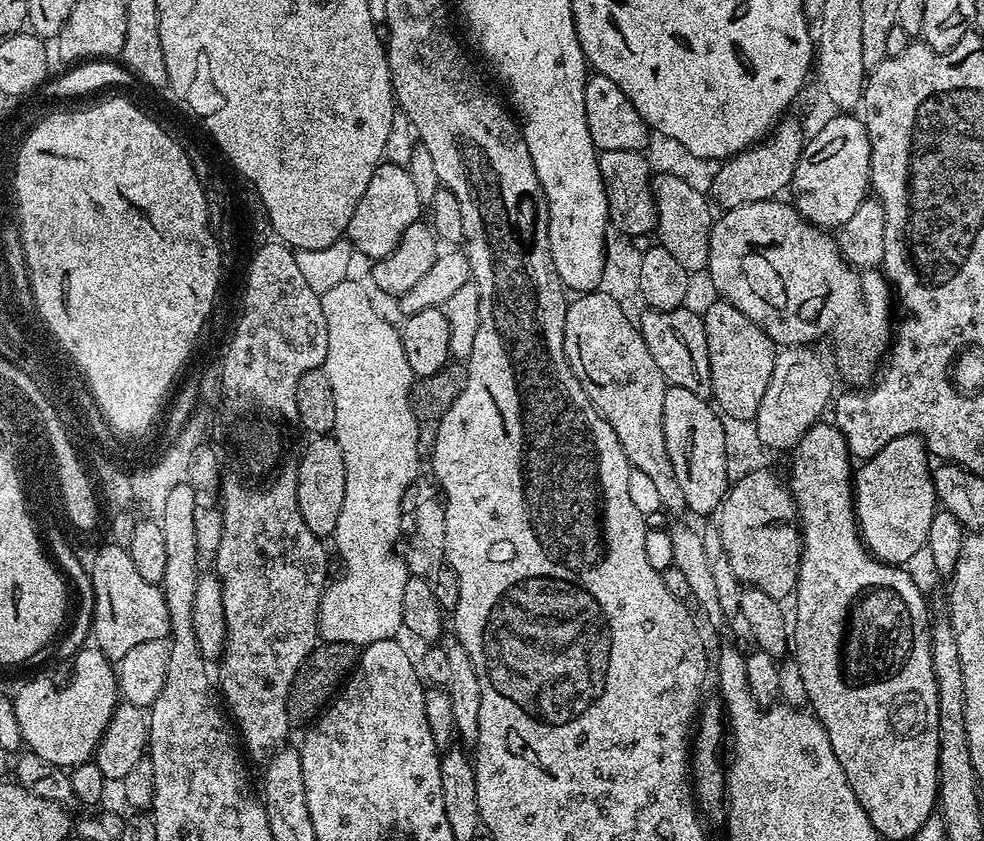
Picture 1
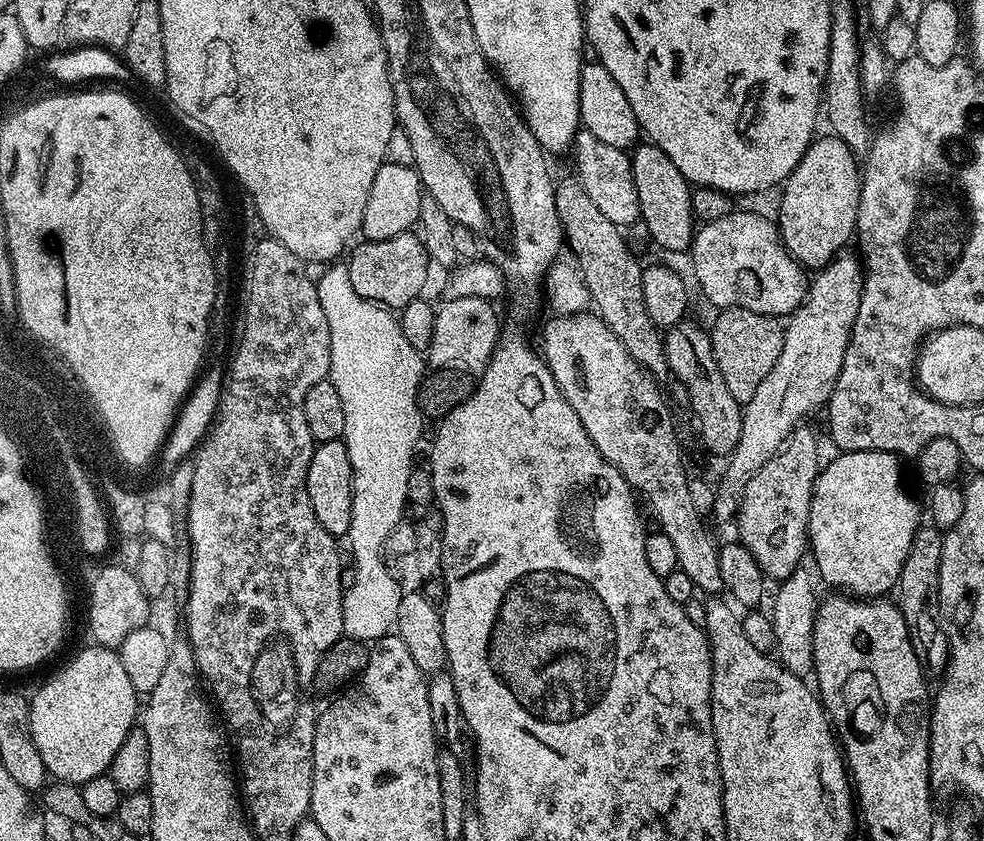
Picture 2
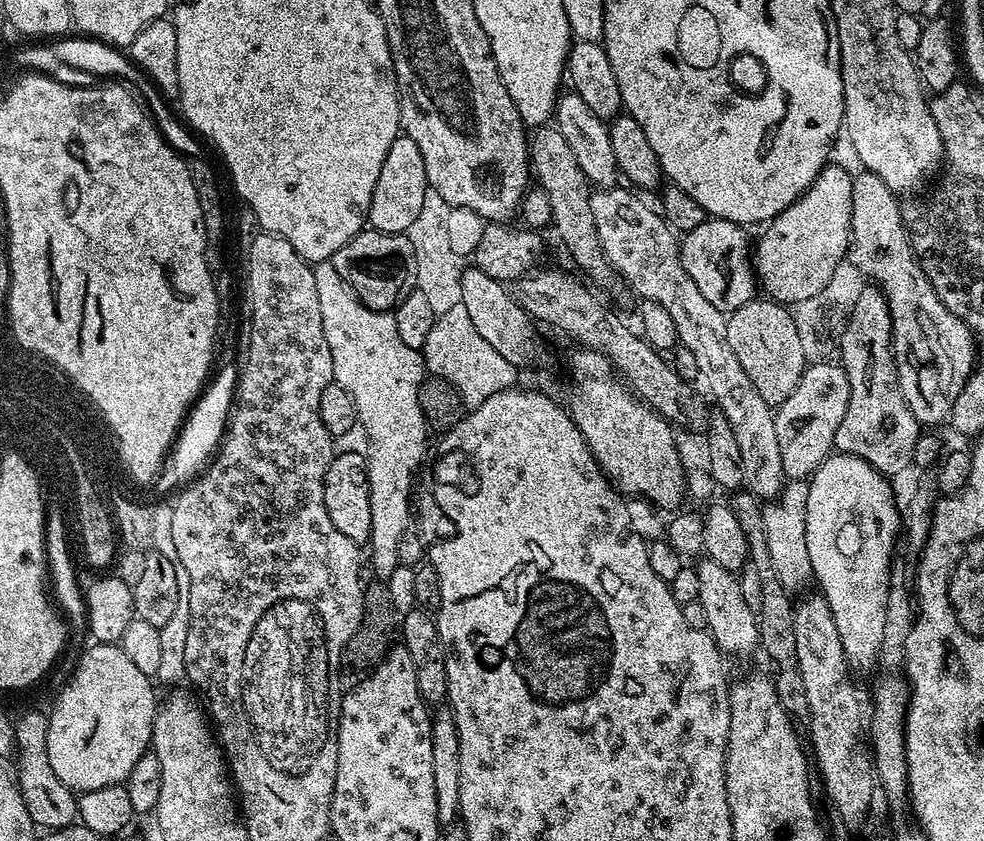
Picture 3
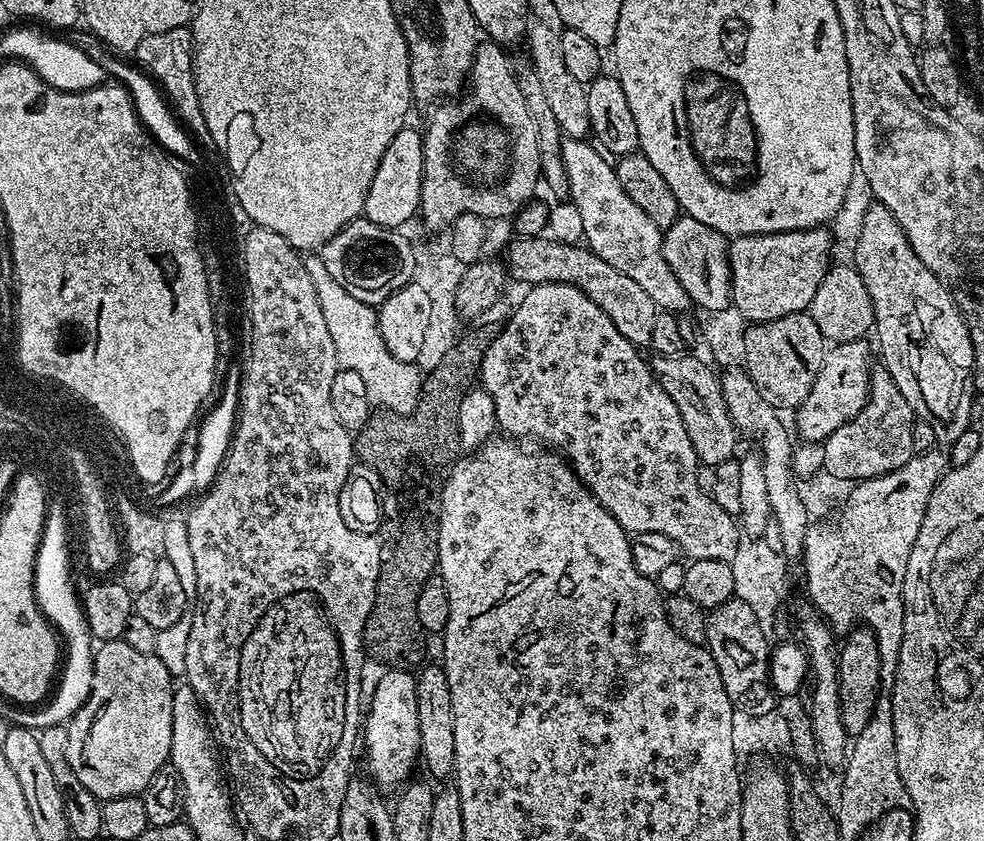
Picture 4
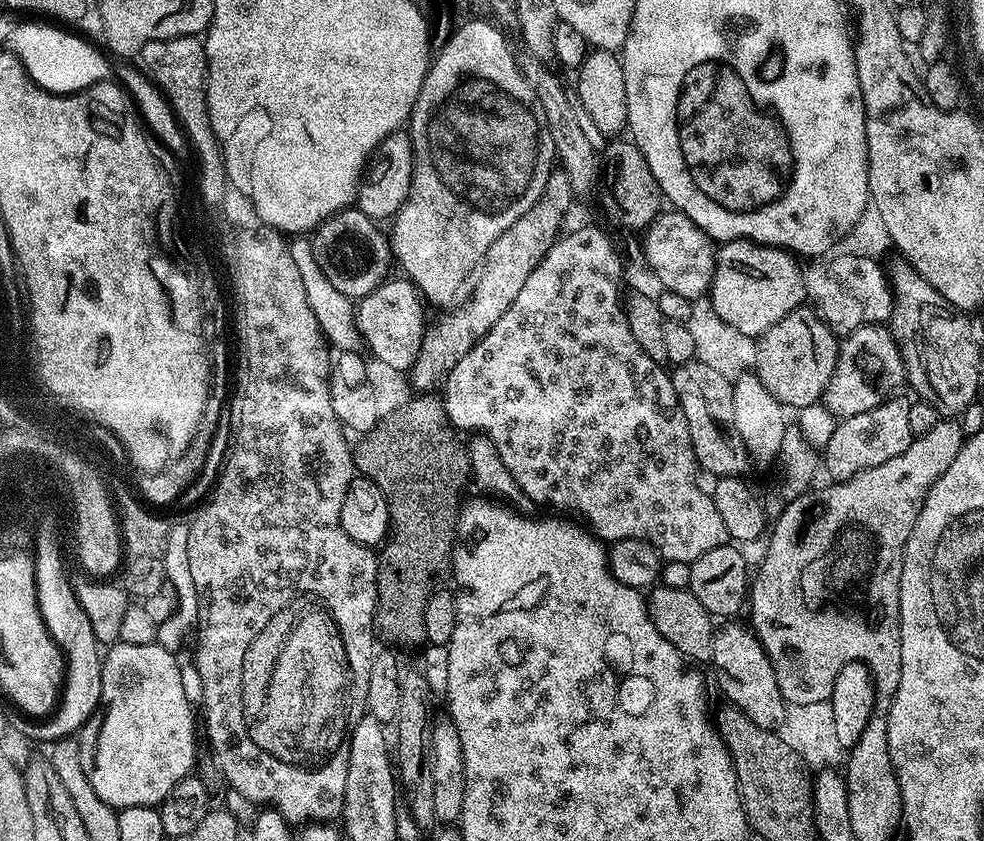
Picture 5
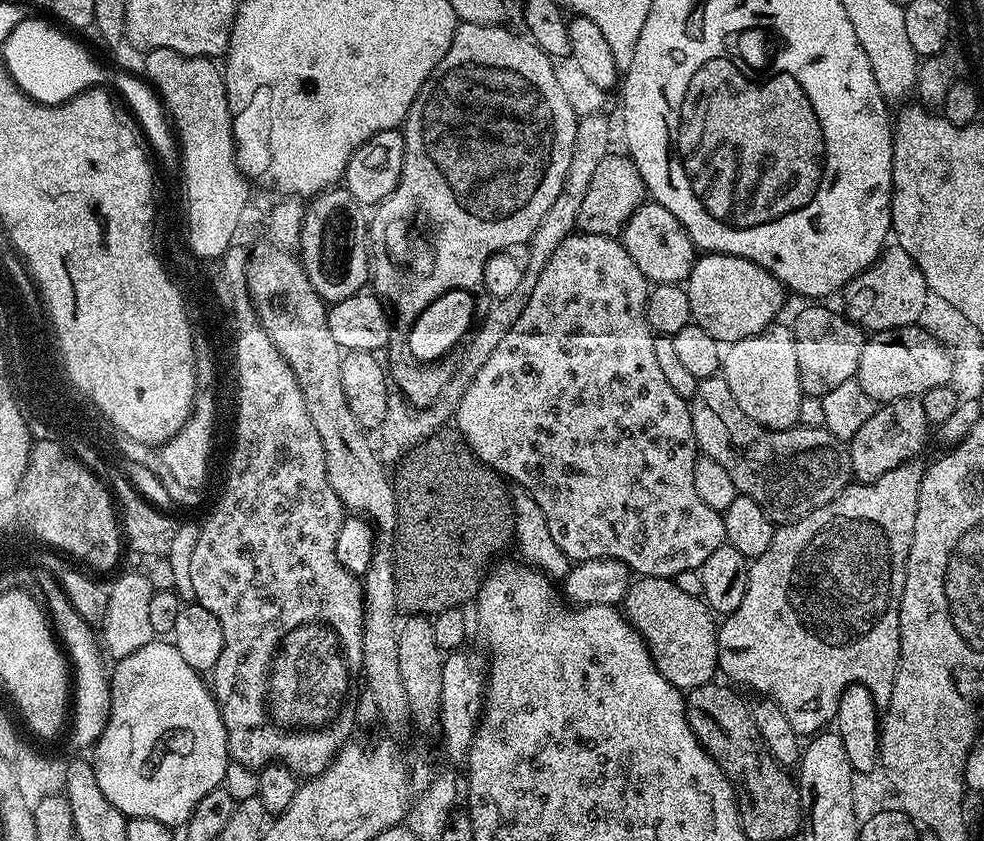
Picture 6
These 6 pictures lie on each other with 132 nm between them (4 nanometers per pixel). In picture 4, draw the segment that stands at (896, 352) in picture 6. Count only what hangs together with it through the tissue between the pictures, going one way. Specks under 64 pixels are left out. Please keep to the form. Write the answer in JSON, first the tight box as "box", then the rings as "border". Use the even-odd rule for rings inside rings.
{"box":[795,339,868,442],"border":[[[863,339],[833,343],[825,351],[824,361],[814,378],[814,386],[810,386],[810,394],[795,409],[796,432],[801,441],[823,442],[828,439],[838,426],[850,422],[866,406],[868,401],[868,348]]]}

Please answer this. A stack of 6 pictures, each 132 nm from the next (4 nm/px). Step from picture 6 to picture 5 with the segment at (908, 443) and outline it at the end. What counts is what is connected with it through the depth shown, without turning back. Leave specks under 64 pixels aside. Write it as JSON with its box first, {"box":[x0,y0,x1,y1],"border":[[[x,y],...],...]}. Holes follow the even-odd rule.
{"box":[822,398,910,481],"border":[[[889,398],[883,404],[874,406],[874,410],[866,410],[862,414],[843,417],[837,423],[834,434],[828,444],[822,448],[822,464],[833,481],[849,480],[862,470],[870,470],[870,466],[879,466],[890,458],[902,454],[906,450],[910,433],[908,431],[909,401]]]}

